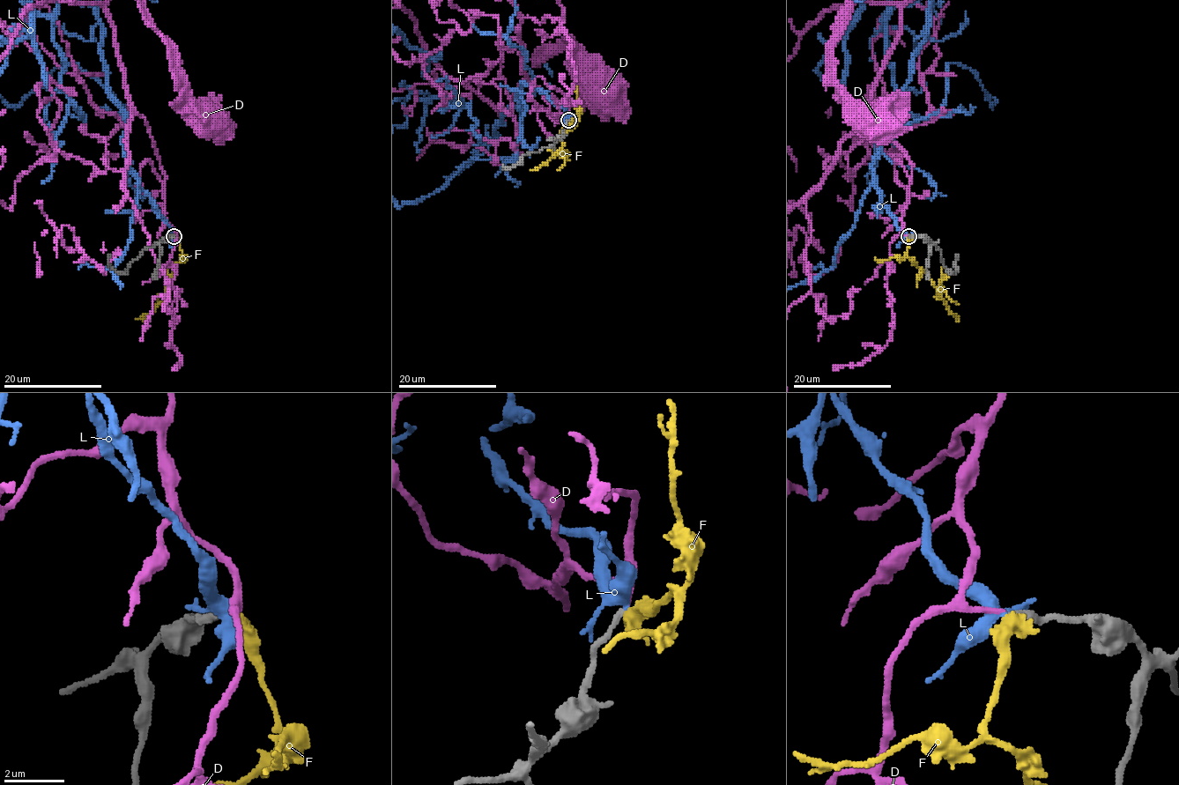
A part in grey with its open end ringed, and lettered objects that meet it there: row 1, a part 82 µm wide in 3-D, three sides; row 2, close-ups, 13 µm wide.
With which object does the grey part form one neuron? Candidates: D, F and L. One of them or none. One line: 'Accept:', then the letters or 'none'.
Accept: D

